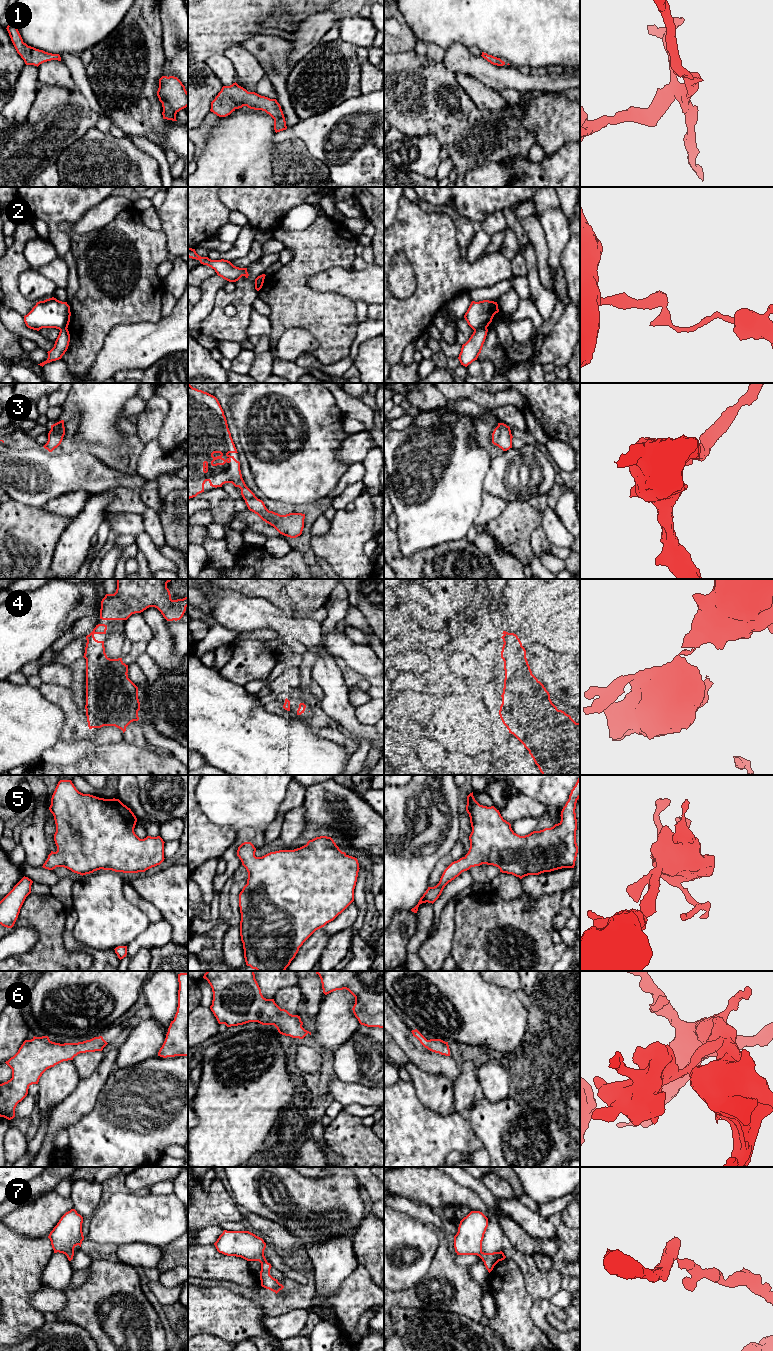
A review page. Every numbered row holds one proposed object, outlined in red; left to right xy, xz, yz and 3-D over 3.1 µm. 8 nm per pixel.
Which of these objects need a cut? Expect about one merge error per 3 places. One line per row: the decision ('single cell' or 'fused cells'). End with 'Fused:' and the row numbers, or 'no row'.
1: single cell
2: fused cells
3: single cell
4: single cell
5: single cell
6: single cell
7: fused cells
Fused: 2, 7

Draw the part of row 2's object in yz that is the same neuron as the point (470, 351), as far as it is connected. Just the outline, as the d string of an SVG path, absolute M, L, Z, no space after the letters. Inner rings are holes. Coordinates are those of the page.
M487 328L474 330L469 340L462 345L461 352L458 357L461 365L467 367L473 361L477 360L485 342L487 332Z

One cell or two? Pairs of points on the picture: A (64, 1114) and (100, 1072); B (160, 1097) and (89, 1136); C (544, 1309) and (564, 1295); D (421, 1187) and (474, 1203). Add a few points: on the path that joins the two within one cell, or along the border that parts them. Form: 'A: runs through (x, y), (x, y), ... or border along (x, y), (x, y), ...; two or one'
A: runs through (74, 1104), (95, 1082); one
B: runs through (142, 1113), (119, 1136), (107, 1136); one
C: border along (549, 1298), (555, 1305), (563, 1309); two
D: runs through (434, 1187), (440, 1191), (461, 1196); one

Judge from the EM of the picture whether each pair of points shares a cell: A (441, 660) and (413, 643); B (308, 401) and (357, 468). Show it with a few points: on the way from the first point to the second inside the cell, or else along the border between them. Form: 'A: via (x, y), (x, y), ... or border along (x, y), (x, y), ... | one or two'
A: via (434, 657), (420, 648) | one
B: border along (350, 465), (337, 485) | two

